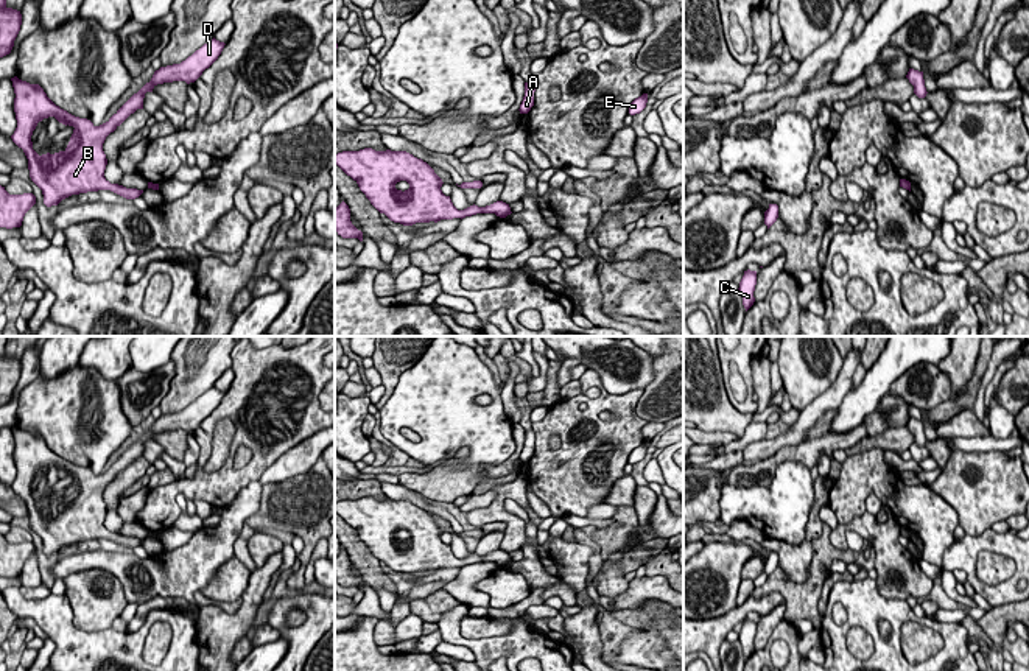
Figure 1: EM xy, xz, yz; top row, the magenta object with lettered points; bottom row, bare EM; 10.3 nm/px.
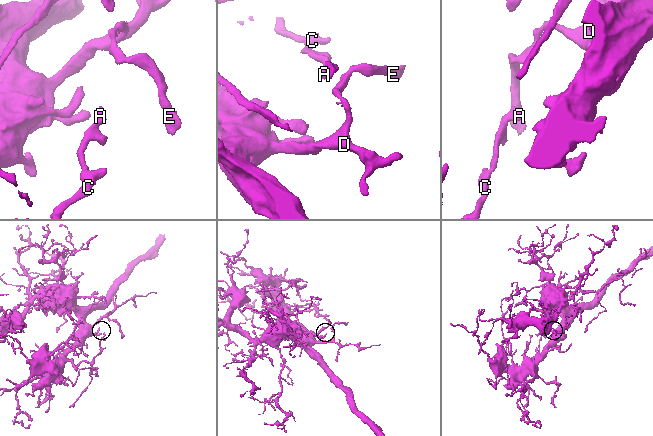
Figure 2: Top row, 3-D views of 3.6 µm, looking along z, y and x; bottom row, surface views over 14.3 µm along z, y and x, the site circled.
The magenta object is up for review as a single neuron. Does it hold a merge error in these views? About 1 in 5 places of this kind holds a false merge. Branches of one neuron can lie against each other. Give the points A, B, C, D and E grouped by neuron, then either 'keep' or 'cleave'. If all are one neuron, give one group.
A B C D E; keep

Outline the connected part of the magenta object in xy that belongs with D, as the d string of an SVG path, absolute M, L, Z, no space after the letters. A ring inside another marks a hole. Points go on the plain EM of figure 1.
M215 386L196 399L181 413L160 416L137 442L134 442L106 472L95 475L87 467L79 467L56 455L39 433L11 427L14 436L14 461L17 476L12 490L23 498L28 508L31 529L42 539L47 556L58 554L62 548L98 539L111 539L126 548L139 546L143 539L111 532L104 526L107 514L103 492L131 462L143 458L146 441L157 433L185 430L195 431L221 403L224 391ZM54 465L59 472L73 475L73 483L64 500L39 504L33 498L31 484L37 472Z

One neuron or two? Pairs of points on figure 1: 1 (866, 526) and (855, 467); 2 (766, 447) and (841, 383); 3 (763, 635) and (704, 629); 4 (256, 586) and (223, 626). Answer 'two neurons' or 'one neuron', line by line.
1: two neurons
2: one neuron
3: two neurons
4: one neuron

